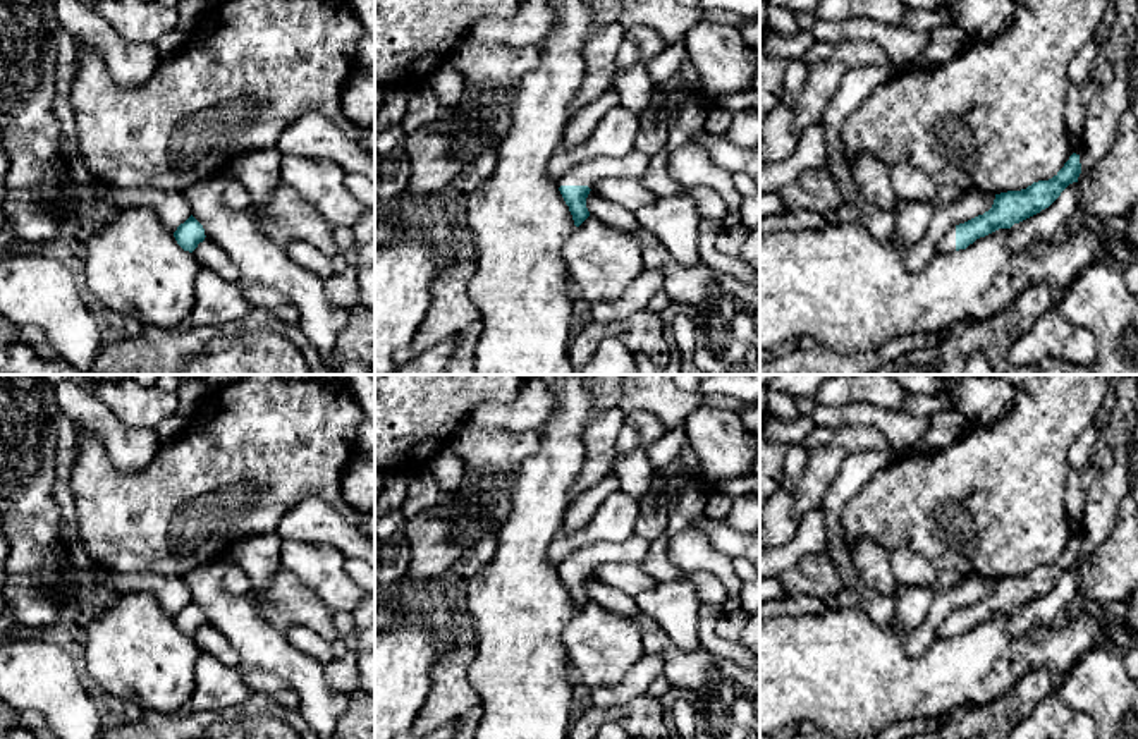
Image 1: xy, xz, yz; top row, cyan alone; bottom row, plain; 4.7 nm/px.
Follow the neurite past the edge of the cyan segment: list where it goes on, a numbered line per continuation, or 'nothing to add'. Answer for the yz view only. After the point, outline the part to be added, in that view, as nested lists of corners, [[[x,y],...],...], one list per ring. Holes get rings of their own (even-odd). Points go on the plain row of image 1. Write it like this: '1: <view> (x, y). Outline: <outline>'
1: yz (948, 628). Outline: [[[956,612],[949,614],[937,631],[937,638],[952,638],[956,636]]]

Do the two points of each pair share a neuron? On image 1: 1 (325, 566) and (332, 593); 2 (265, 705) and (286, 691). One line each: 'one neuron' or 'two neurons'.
1: one neuron
2: two neurons

